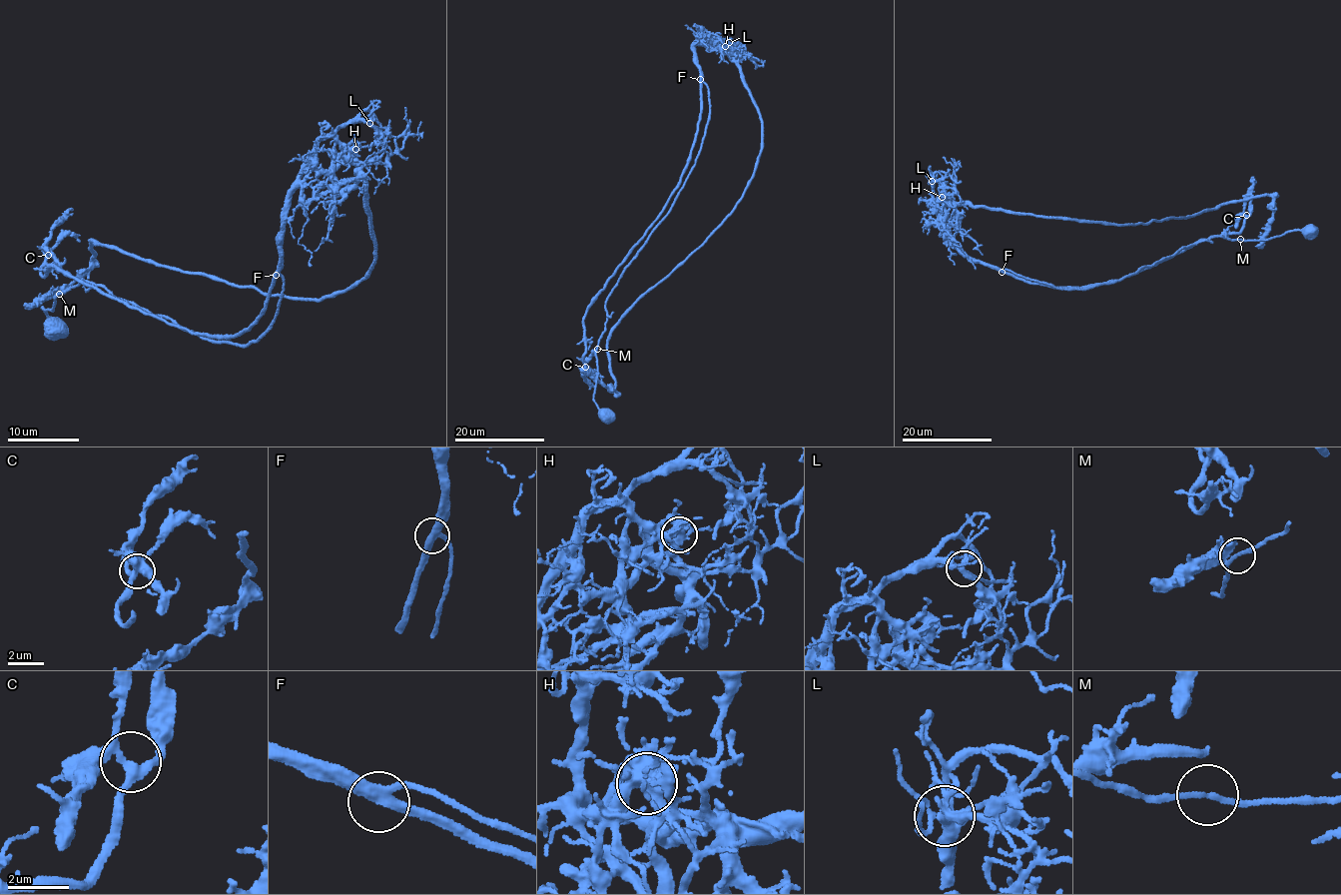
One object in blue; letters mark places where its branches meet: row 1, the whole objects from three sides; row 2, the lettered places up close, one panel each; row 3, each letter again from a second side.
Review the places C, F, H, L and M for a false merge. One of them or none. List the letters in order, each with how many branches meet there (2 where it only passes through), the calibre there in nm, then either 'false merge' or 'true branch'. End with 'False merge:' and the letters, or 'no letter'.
C: 4 | 260 nm | true branch
F: 3 | 320 nm | true branch
H: 7 | 480 nm | false merge
L: 8 | 240 nm | true branch
M: 2 | 160 nm | true branch
False merge: H

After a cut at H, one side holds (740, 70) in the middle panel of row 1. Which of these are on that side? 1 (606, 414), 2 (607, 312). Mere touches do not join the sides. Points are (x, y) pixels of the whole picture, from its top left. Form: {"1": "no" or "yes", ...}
{"1": "no", "2": "no"}

